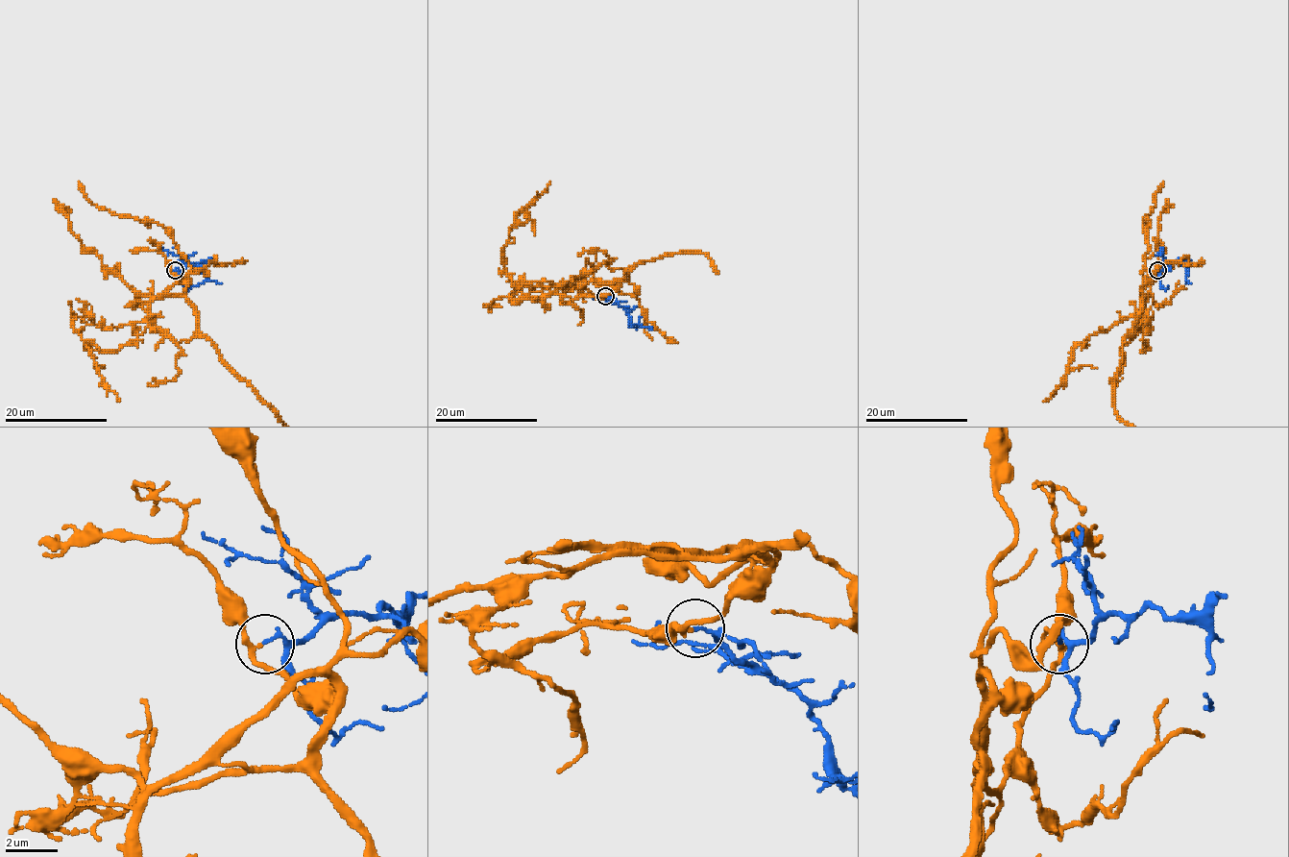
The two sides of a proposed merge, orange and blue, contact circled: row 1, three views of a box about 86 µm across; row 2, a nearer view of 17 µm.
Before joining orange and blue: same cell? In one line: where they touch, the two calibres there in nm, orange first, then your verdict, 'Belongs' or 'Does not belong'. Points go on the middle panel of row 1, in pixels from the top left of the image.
Place: (605, 296). Thickness 180 nm (orange) against 140 nm. Does not belong

